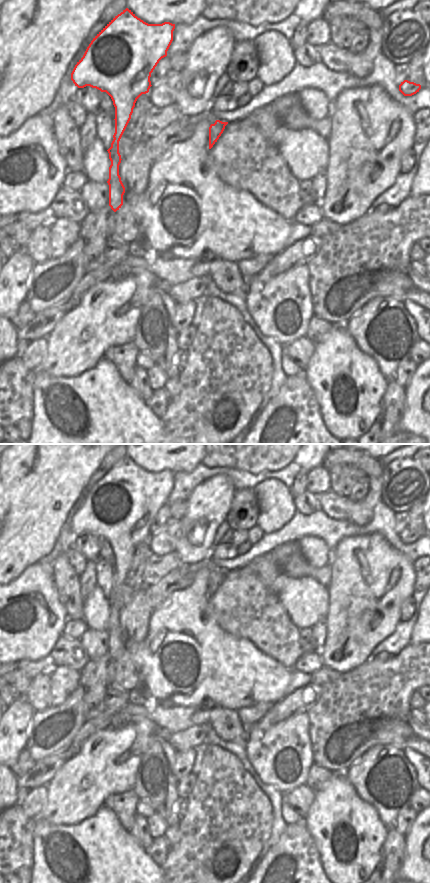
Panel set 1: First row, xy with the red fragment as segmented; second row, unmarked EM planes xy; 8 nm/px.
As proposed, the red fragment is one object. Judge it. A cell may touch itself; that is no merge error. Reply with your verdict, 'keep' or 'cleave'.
cleave

